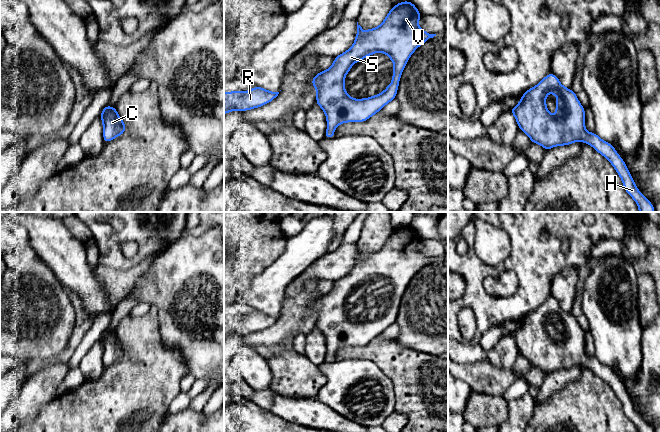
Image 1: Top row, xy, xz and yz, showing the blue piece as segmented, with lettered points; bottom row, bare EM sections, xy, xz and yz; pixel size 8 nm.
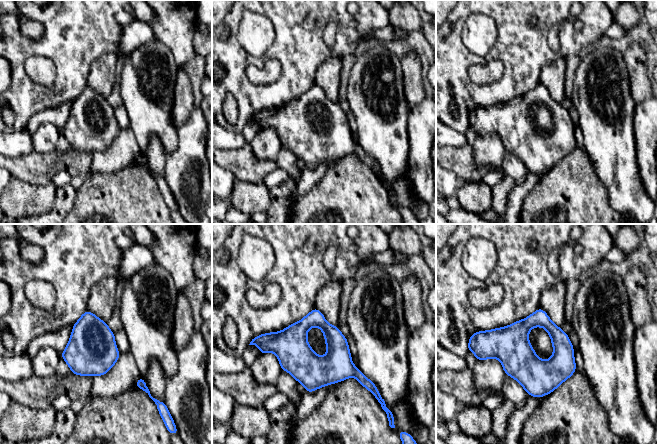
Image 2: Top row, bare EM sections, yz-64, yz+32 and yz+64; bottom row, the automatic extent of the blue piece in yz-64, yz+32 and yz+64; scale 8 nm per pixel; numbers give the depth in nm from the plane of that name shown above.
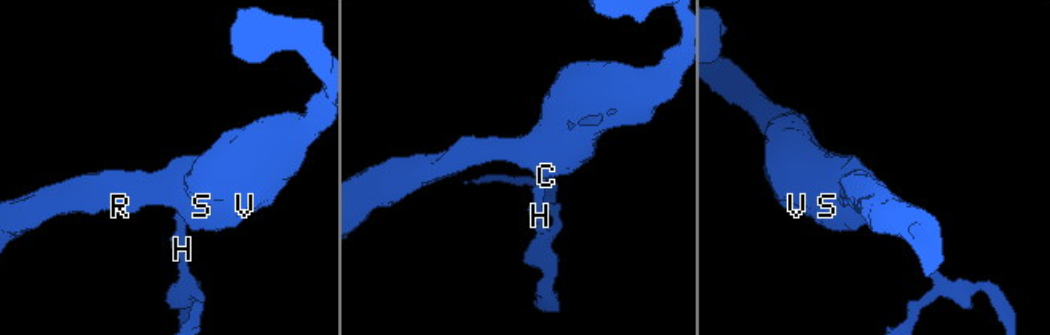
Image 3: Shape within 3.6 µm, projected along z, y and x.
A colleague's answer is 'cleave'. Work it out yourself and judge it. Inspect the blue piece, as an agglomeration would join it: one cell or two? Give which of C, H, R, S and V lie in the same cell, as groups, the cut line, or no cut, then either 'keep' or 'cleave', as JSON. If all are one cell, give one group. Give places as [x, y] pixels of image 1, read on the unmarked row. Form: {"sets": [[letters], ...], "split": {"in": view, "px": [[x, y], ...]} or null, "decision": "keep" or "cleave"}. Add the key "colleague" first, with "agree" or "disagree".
{"colleague": "disagree", "sets": [["C", "H", "R", "S", "V"]], "split": null, "decision": "keep"}

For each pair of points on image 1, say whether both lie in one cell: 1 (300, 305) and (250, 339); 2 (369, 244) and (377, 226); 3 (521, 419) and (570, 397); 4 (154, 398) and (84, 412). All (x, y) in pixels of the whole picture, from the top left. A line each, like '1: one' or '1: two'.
1: one
2: one
3: two
4: one

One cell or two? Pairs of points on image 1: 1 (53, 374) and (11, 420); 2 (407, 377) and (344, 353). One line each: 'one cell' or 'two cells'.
1: one cell
2: one cell

